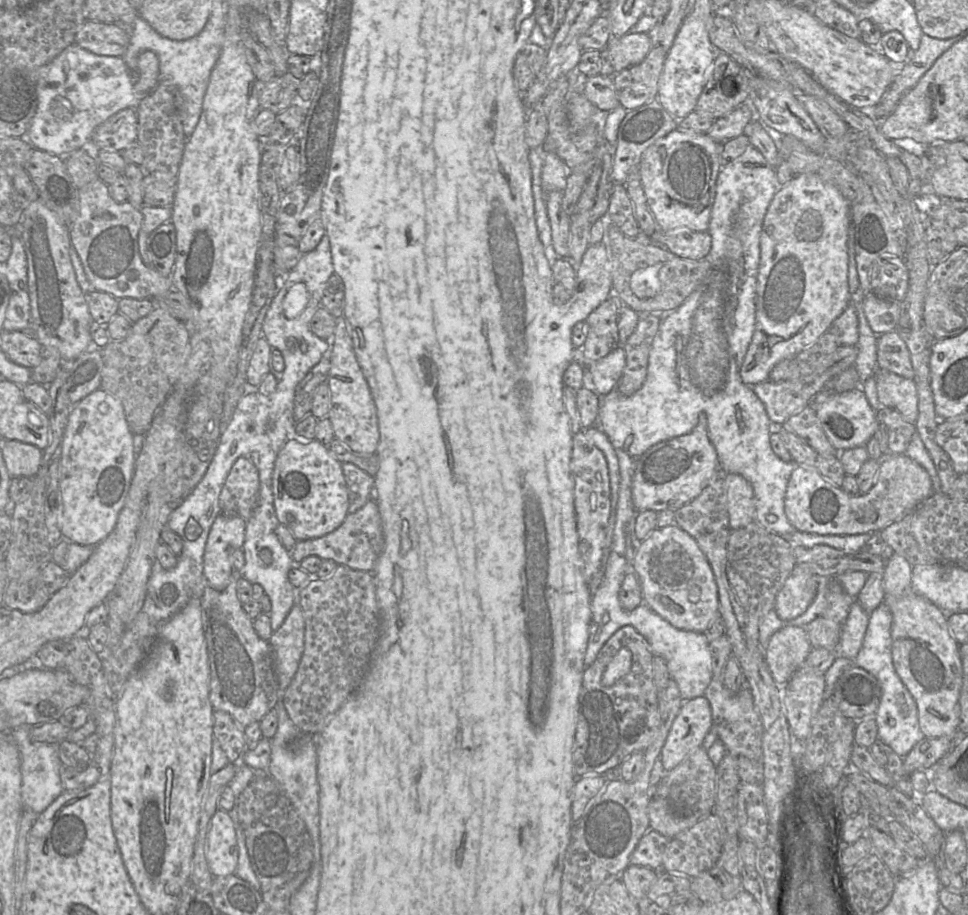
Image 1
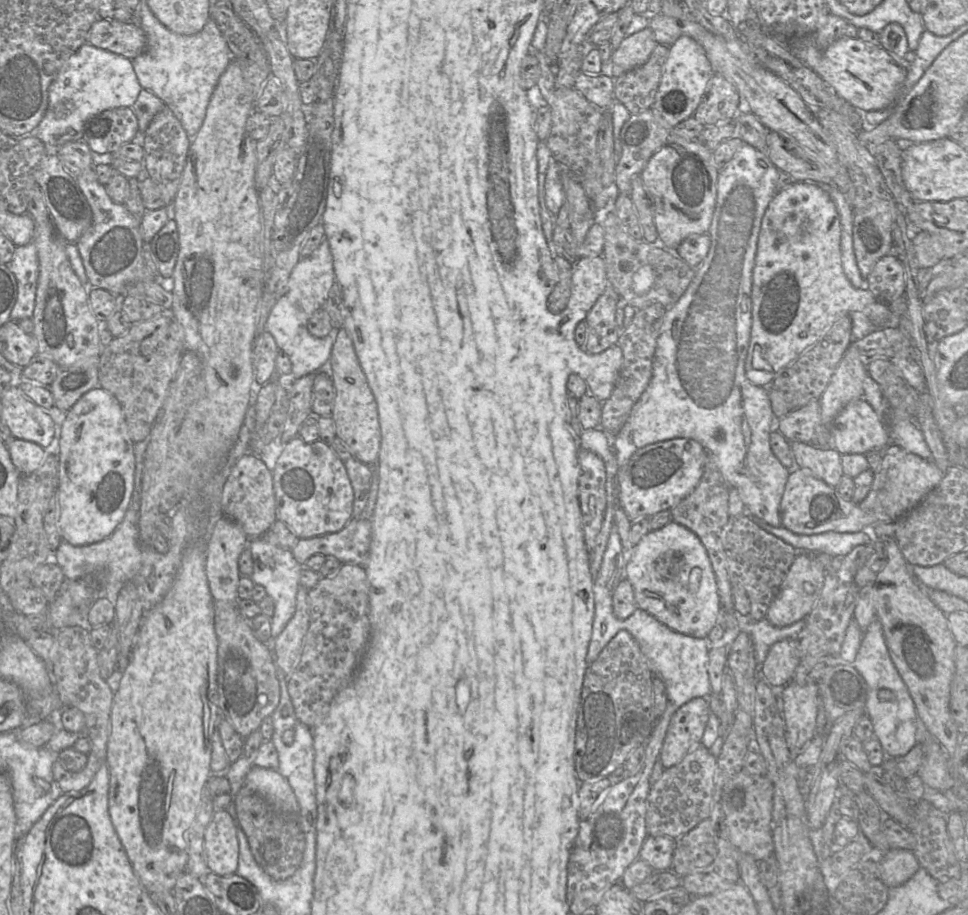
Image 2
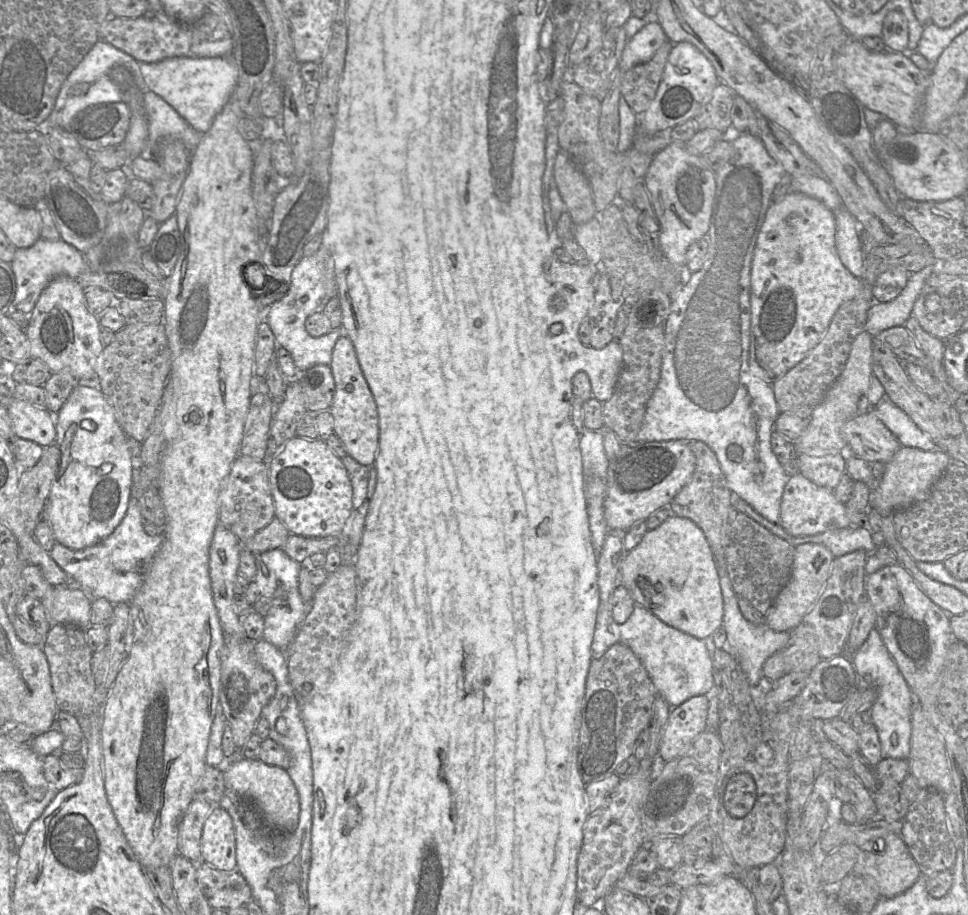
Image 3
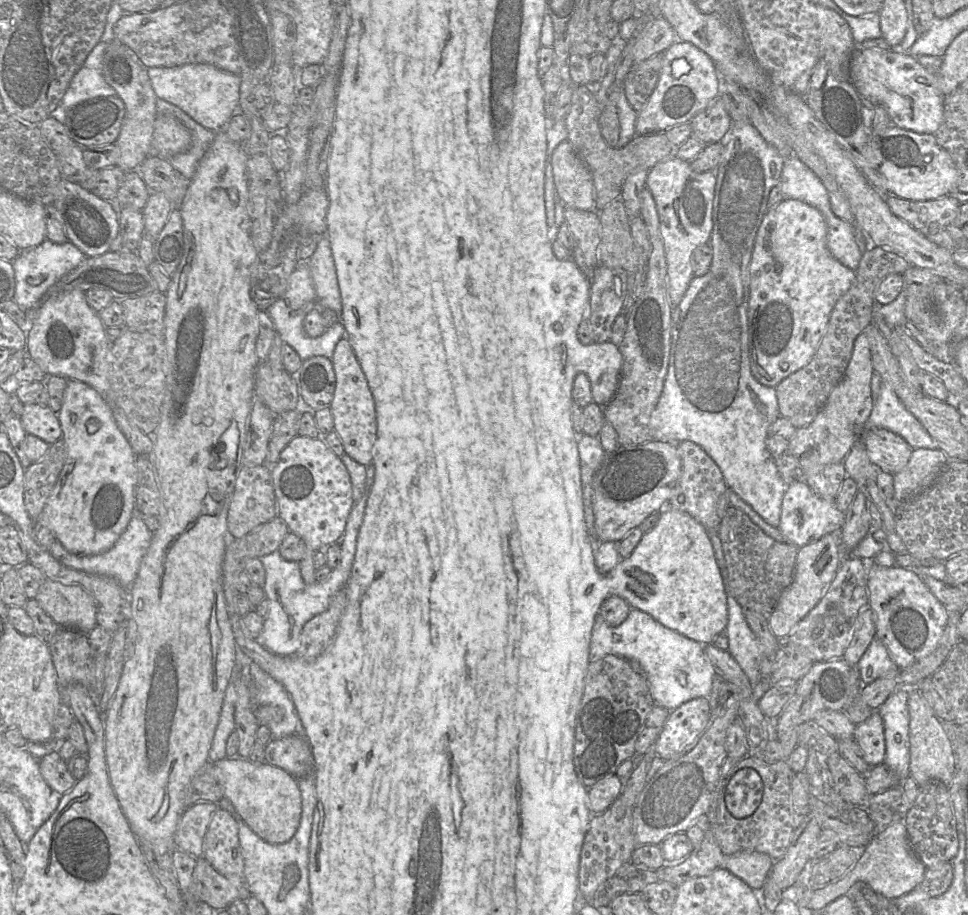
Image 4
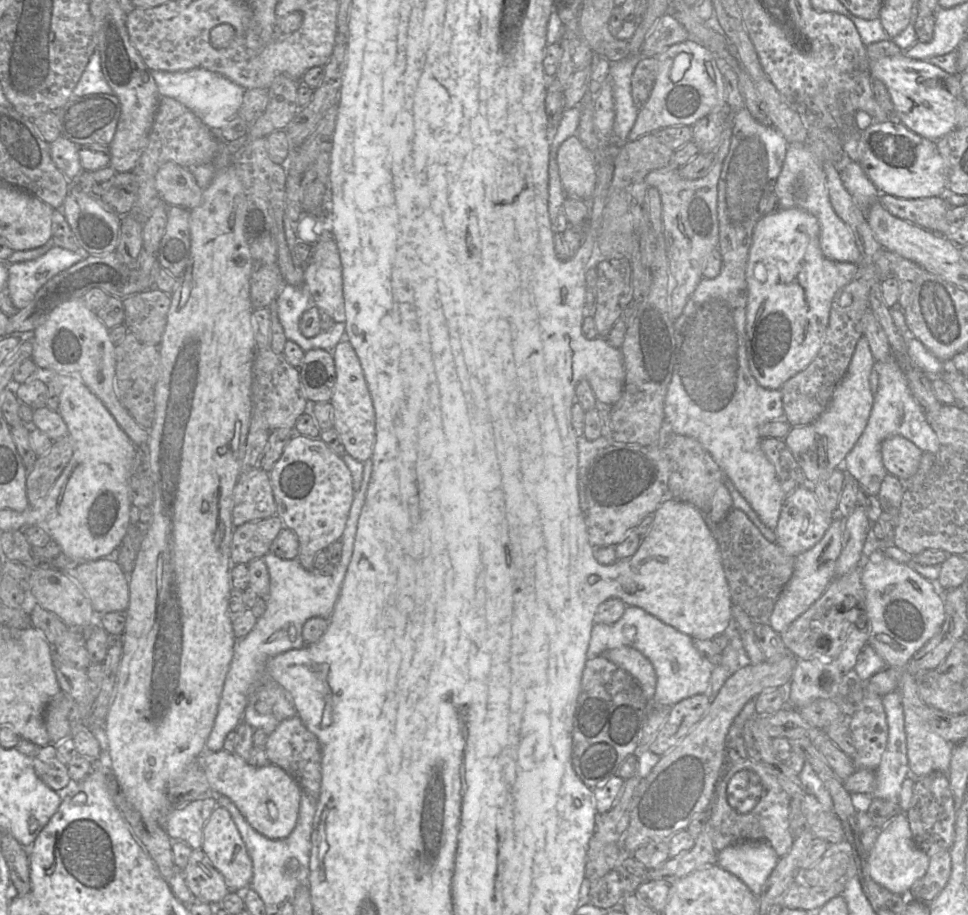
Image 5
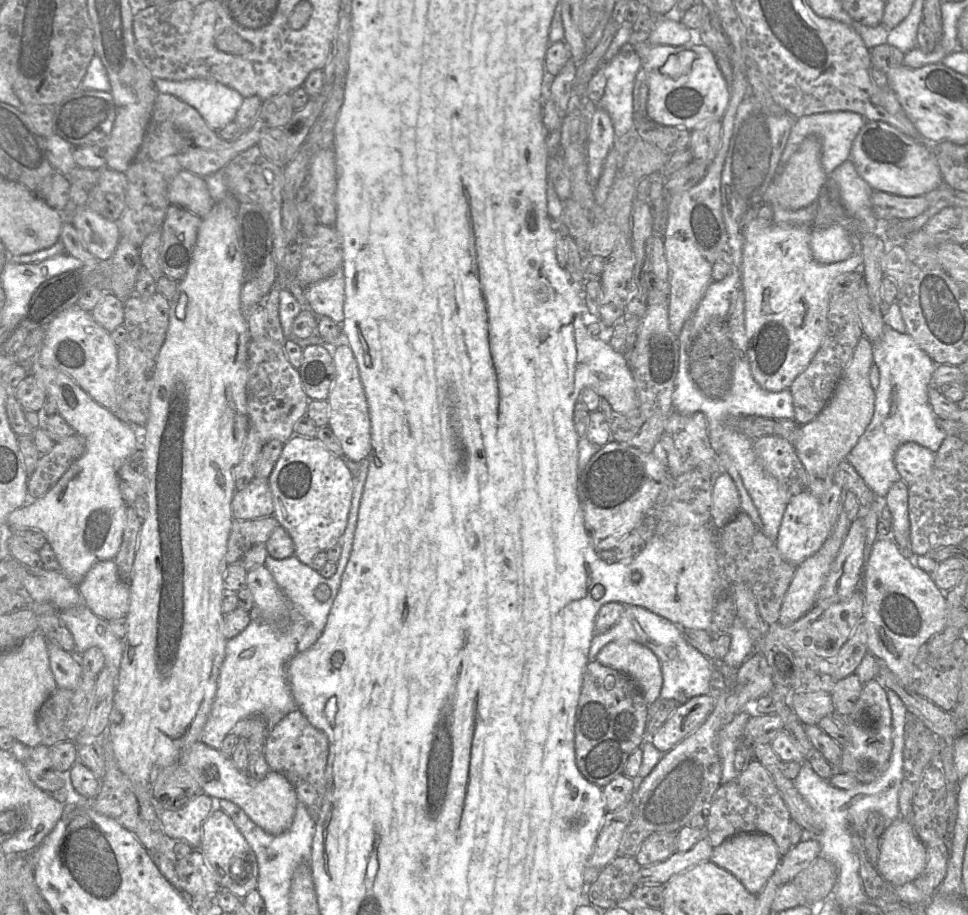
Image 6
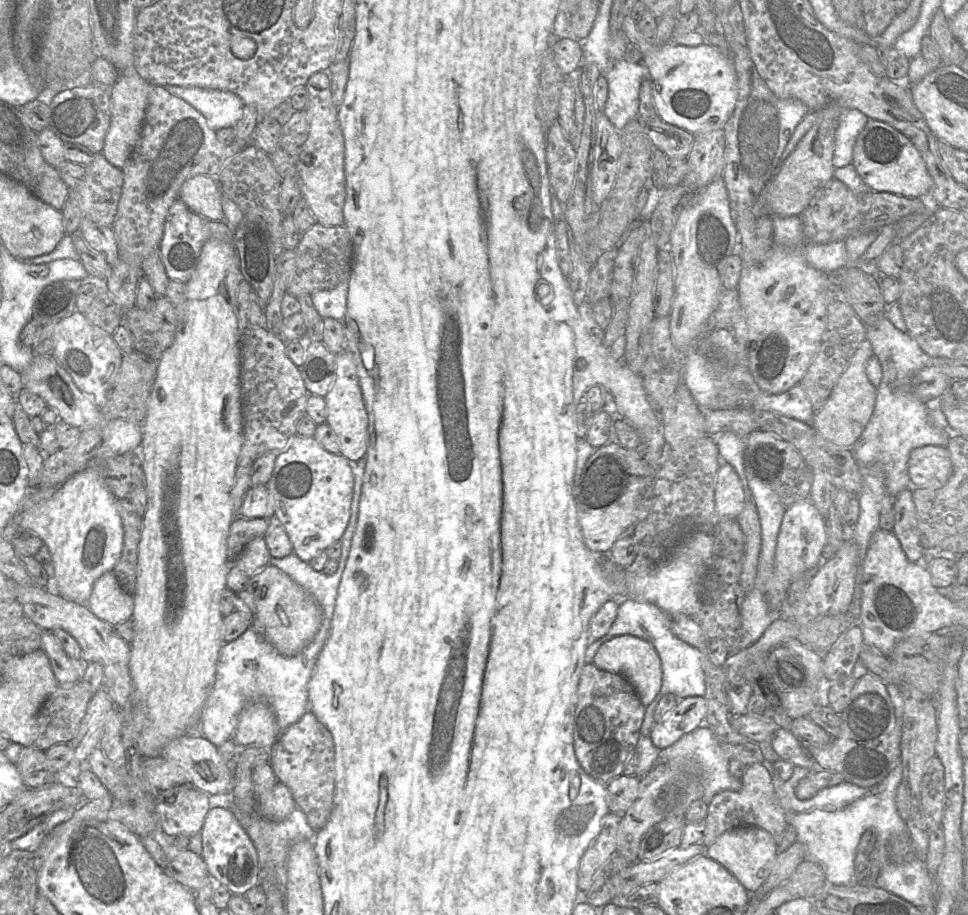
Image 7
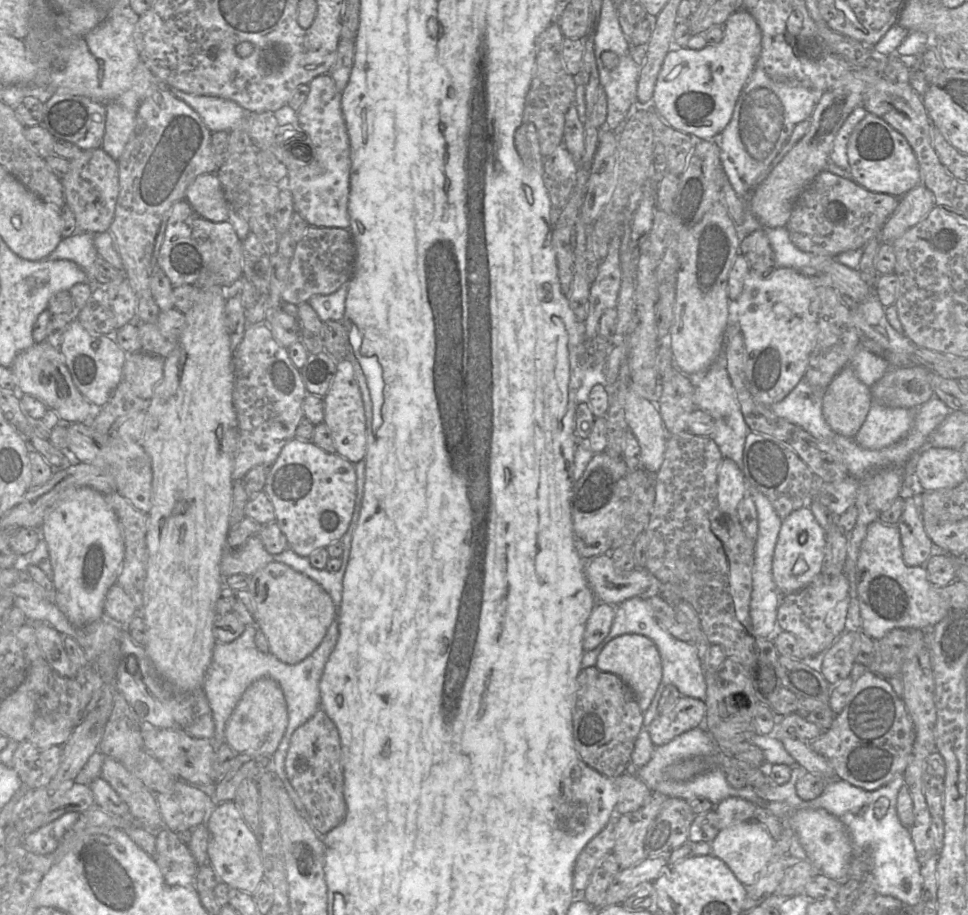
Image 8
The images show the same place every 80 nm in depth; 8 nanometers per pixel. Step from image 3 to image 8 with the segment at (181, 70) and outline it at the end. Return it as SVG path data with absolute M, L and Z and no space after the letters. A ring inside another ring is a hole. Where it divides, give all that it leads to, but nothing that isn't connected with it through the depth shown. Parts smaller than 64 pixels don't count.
M165 86L165 88L196 111L212 133L217 131L230 132L248 114L232 100L188 94L174 87Z

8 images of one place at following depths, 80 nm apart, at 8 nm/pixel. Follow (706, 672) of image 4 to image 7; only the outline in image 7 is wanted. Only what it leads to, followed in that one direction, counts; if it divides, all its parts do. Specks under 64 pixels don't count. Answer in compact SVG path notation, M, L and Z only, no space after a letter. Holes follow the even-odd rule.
M623 598L619 601L617 617L611 628L603 637L591 641L585 652L585 664L593 663L594 656L602 644L620 635L632 635L650 642L657 651L662 667L662 684L659 693L645 710L642 725L652 728L654 712L663 695L672 693L680 700L686 697L704 697L706 692L705 675L700 659L700 650L689 645L673 634L670 616L657 605L637 600Z

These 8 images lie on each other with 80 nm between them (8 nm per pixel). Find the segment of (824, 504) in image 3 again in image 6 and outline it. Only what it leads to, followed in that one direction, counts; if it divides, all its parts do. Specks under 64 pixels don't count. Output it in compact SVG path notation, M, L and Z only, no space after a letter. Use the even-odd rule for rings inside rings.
M806 490L789 498L775 545L782 558L796 566L816 553L827 539L829 533L830 527L825 521L819 499L809 490Z

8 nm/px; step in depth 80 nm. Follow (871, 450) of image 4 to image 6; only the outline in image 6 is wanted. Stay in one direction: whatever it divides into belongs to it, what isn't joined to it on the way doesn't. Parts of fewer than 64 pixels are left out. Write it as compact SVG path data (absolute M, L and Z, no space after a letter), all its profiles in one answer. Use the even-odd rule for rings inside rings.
M915 442L899 446L894 455L894 463L901 480L908 485L922 480L931 470L935 452Z

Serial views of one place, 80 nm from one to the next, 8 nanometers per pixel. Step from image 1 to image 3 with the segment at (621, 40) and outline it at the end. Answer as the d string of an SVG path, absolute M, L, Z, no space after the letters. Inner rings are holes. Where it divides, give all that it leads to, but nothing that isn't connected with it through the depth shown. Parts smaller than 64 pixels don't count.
M658 22L647 24L628 39L618 69L627 72L638 64L648 62L667 41L667 36Z

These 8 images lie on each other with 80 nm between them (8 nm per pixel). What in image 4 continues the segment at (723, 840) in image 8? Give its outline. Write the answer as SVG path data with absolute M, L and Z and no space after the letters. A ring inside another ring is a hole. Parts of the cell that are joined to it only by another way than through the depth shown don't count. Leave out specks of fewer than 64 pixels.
M742 851L729 856L724 855L723 868L756 892L762 889L772 866L772 858L760 852Z

